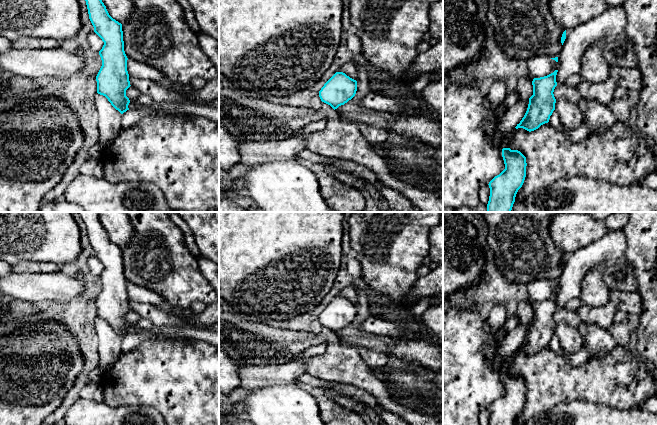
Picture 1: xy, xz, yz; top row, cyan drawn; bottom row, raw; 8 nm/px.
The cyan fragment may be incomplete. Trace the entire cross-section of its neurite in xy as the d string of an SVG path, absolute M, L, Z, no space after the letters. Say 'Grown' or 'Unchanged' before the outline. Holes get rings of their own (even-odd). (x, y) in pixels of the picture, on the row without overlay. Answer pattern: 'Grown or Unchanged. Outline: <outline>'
Unchanged. Outline: M78 212L86 225L94 256L104 269L99 275L102 290L96 300L97 317L105 320L121 338L129 334L126 314L131 310L124 275L122 248L113 243L99 219L99 212Z

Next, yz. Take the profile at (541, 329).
Unchanged. Outline: M555 294L547 300L533 303L533 319L529 322L527 335L516 353L523 352L531 356L549 346L555 334L556 323L553 316L557 310L557 296Z

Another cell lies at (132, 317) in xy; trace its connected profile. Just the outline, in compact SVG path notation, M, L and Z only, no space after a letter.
M130 310L127 314L126 314L126 320L129 322L130 325L134 326L139 320L141 319L141 316L133 311Z

